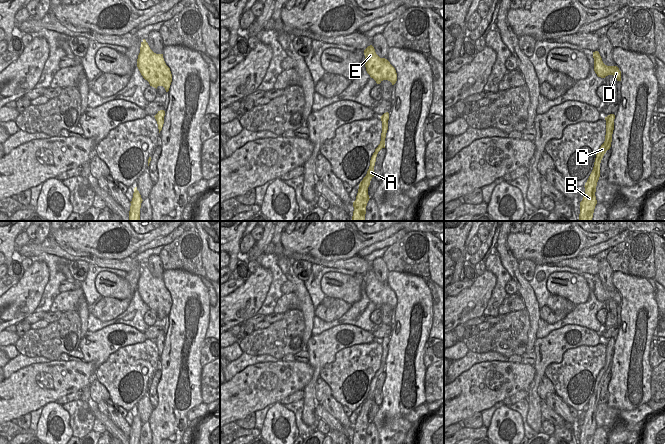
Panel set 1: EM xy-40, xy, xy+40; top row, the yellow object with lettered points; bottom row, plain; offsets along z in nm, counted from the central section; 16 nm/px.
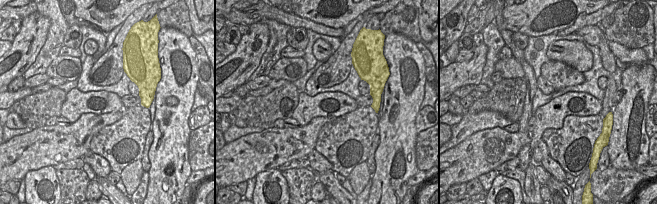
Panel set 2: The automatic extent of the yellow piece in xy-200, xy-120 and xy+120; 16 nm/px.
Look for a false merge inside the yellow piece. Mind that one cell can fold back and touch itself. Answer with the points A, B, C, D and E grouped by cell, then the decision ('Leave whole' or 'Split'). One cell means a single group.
Groups: A B C D E. Leave whole

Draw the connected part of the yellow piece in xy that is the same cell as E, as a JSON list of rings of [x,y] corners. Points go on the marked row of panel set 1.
[[[372,45],[364,50],[365,67],[367,73],[373,78],[377,84],[383,80],[388,80],[394,85],[397,81],[397,73],[395,68],[385,58],[380,58]]]

